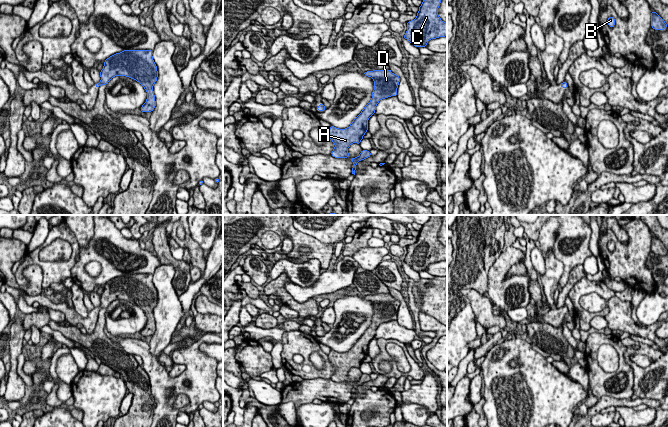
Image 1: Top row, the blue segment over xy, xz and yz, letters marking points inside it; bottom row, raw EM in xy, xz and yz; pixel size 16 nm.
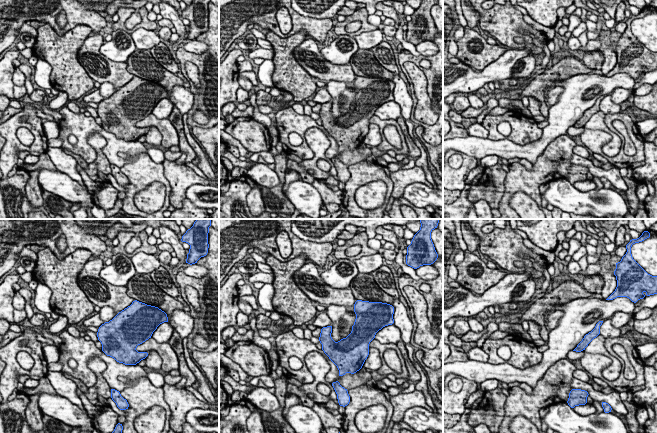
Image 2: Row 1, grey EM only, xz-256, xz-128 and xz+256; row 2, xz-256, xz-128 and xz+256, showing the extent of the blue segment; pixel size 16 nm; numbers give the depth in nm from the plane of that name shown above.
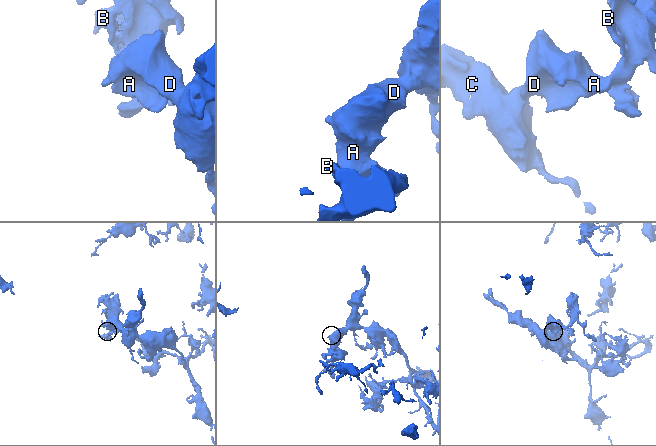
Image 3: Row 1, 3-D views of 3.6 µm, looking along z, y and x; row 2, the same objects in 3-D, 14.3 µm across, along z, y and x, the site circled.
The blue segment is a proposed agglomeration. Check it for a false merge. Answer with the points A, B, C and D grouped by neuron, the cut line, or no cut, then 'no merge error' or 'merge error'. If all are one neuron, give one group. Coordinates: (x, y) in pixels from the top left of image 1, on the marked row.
A B C D; no cut; no merge error

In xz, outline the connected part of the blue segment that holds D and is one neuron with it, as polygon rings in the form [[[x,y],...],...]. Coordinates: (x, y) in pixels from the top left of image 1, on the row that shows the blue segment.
[[[390,69],[367,71],[363,72],[363,74],[371,77],[374,81],[374,90],[371,93],[372,98],[349,127],[339,129],[330,126],[328,133],[329,138],[335,145],[331,152],[334,158],[348,158],[348,148],[353,143],[360,144],[363,136],[368,131],[368,120],[375,114],[379,101],[391,96],[397,96],[400,77],[392,73]]]

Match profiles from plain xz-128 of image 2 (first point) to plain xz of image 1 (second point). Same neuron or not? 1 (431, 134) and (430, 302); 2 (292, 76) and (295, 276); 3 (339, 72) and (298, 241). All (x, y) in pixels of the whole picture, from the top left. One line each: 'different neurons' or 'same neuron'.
1: same neuron
2: different neurons
3: different neurons

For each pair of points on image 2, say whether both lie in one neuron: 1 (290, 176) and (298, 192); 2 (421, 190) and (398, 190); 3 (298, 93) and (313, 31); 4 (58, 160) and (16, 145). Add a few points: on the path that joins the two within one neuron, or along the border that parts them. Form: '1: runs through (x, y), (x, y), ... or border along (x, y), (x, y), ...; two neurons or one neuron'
1: border along (301, 179), (292, 181), (283, 192); two neurons
2: border along (427, 185), (412, 182), (405, 187), (402, 196); two neurons
3: border along (307, 35), (304, 31), (297, 31), (284, 38); two neurons
4: border along (48, 147), (45, 151); two neurons

